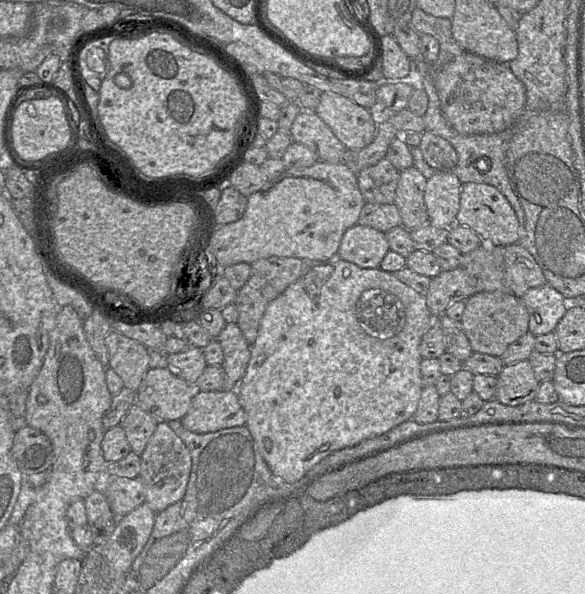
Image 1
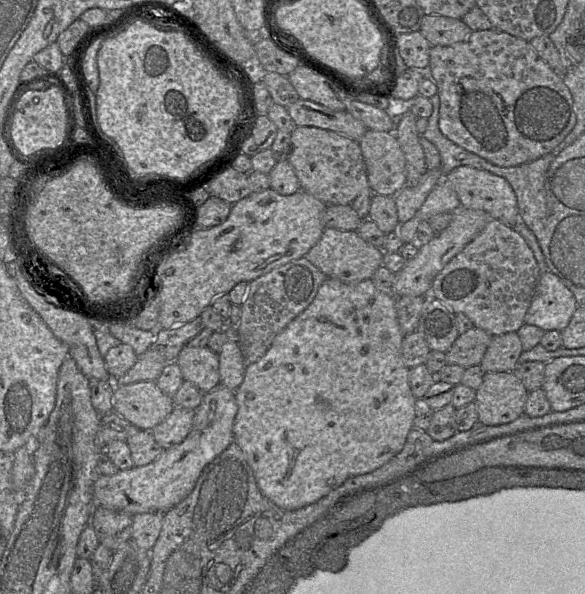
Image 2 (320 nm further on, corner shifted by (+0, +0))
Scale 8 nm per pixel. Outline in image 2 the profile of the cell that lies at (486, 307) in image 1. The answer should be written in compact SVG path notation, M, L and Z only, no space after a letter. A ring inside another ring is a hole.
M480 328L469 329L459 335L445 353L447 364L455 364L463 368L479 365L491 339L492 336Z

